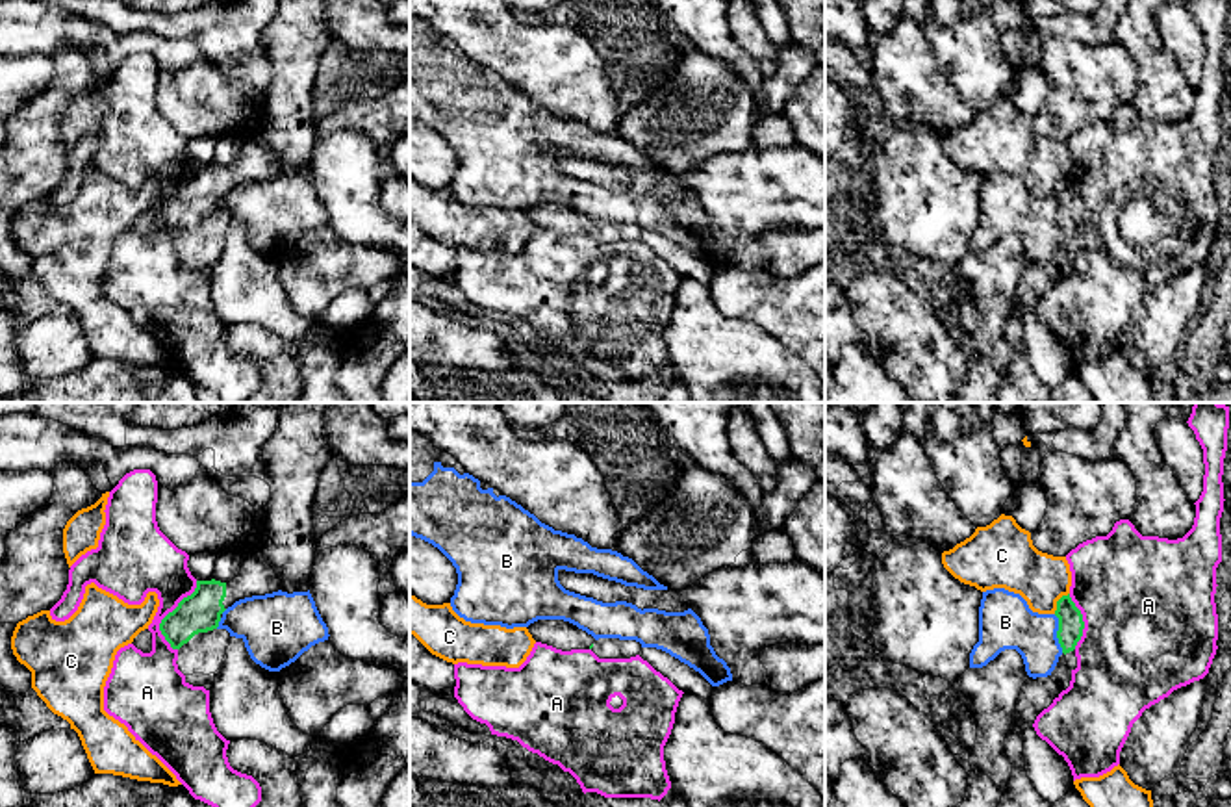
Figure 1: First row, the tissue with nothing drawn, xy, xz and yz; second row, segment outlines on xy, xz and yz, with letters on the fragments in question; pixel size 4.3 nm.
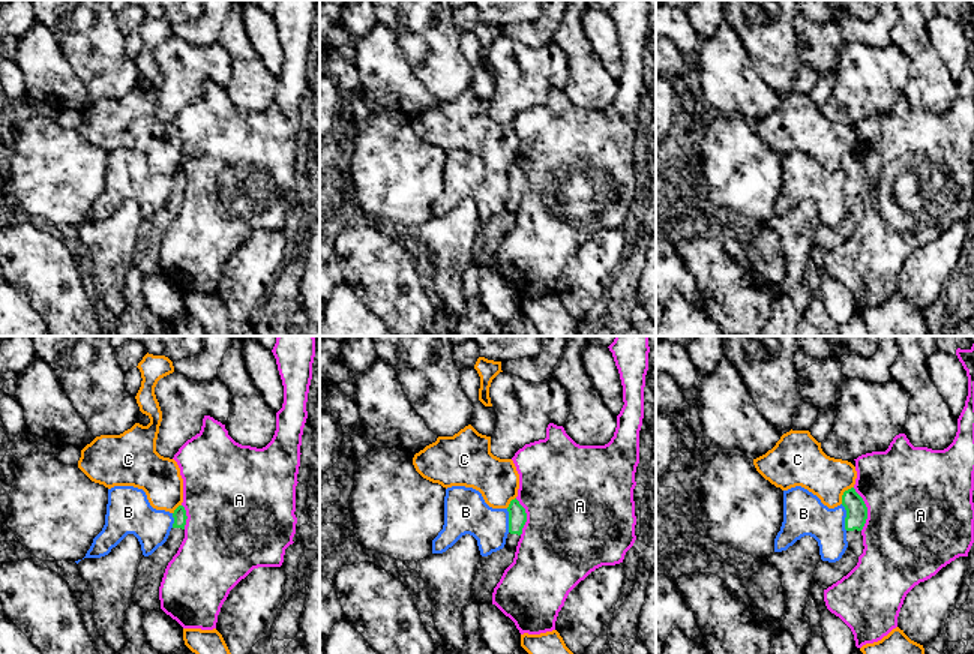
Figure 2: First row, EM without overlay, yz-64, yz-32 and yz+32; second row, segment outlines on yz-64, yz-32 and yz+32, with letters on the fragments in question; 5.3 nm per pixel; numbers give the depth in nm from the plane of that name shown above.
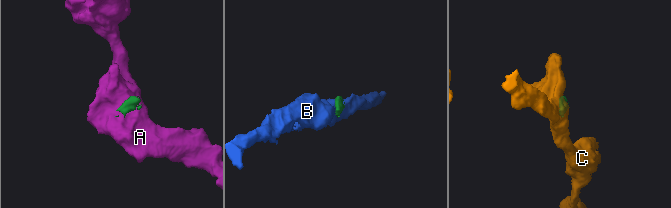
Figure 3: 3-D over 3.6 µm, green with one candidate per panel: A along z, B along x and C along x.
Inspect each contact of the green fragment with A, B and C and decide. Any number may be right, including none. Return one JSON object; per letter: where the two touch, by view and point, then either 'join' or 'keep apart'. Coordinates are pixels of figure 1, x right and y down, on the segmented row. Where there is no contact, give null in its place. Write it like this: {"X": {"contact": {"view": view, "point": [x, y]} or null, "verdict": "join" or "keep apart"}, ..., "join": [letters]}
{"A": {"contact": {"view": "xy", "point": [167, 614]}, "verdict": "keep apart"}, "B": {"contact": {"view": "yz", "point": [1057, 633]}, "verdict": "keep apart"}, "C": {"contact": {"view": "yz", "point": [1057, 602]}, "verdict": "keep apart"}, "join": []}

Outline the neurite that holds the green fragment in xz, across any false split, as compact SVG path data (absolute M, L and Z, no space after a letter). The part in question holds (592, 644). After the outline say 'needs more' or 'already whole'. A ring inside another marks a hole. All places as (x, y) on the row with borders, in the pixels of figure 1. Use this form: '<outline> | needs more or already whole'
M538 620L527 629L536 642L562 651L591 649L595 642L591 634L564 620Z | needs more

